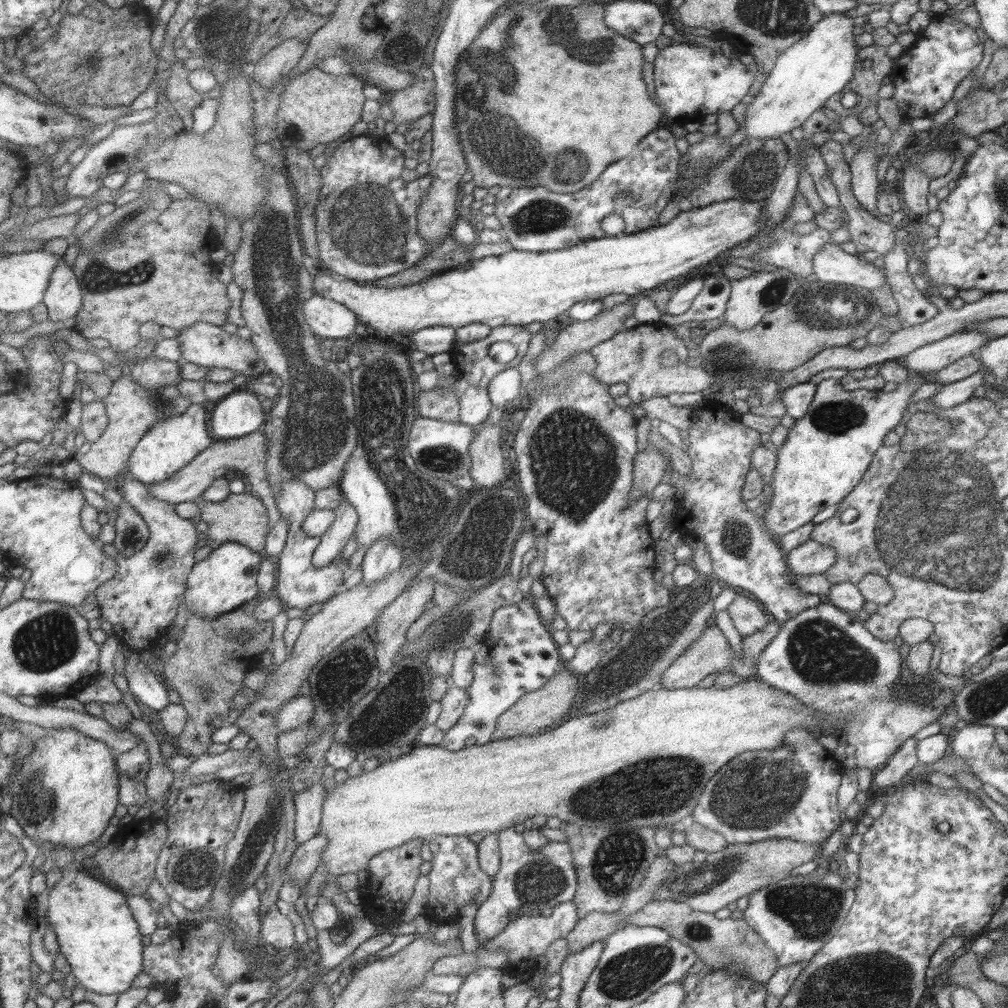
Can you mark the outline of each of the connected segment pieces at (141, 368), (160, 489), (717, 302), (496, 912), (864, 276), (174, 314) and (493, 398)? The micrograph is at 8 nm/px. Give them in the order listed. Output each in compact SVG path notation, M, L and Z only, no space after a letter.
M151 354L135 361L130 368L130 377L148 391L156 391L165 385L175 385L179 380L179 363L162 361Z
M261 428L250 432L249 434L230 439L221 439L213 441L207 448L204 448L197 456L194 456L183 468L174 472L167 480L161 483L153 483L147 486L147 492L151 498L156 501L167 502L173 506L181 502L196 501L203 492L215 481L221 478L225 472L234 472L237 477L247 478L247 484L251 492L255 492L260 502L267 510L267 528L268 530L279 522L280 515L275 507L274 496L269 490L267 484L267 471L265 461L267 458L267 439Z
M716 274L709 275L704 278L702 290L683 314L661 314L658 322L669 326L723 318L730 291L730 281L727 278Z
M513 827L498 832L498 845L500 850L500 863L497 872L493 874L489 896L478 905L474 915L474 934L479 946L488 938L495 936L513 918L509 916L509 910L518 910L520 913L535 916L540 914L545 907L553 908L557 904L572 900L576 886L576 874L572 865L572 858L569 845L565 842L553 842L549 840L543 848L538 851L531 850L524 841L521 833L514 831Z
M830 241L815 252L812 269L820 282L855 286L869 293L881 288L885 279L883 268L875 267L859 254L845 253Z
M171 200L153 222L148 222L121 242L107 246L99 253L95 250L91 250L91 254L79 252L72 271L78 280L82 300L72 329L84 339L104 338L111 350L127 352L140 341L139 325L147 321L176 330L189 328L196 322L220 327L225 324L230 303L226 283L218 279L221 269L209 259L209 253L220 246L209 221L209 210L205 203Z
M509 367L496 374L487 385L488 397L495 408L505 409L505 404L511 402L519 396L520 390L520 372L515 367Z

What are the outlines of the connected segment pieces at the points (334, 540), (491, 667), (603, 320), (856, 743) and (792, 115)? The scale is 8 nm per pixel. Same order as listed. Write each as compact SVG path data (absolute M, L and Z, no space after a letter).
M345 499L339 501L339 505L335 506L333 512L335 512L335 519L327 531L319 537L319 544L313 550L311 558L311 565L321 571L325 566L331 565L335 557L343 551L349 537L354 534L357 524L357 513Z
M530 594L519 602L494 610L488 629L482 640L471 647L474 650L474 679L465 688L467 704L457 722L444 732L443 741L439 744L451 752L487 744L499 715L523 694L541 688L563 663L551 630L539 616Z
M635 296L629 297L623 304L602 310L589 320L573 321L571 324L559 330L553 343L550 346L545 346L534 358L536 373L539 376L546 374L546 372L550 372L550 370L562 362L562 360L570 358L570 356L579 352L589 351L592 346L611 338L616 332L619 332L619 328L621 328L621 324L623 324L625 318L632 316L633 304L636 298Z
M823 599L821 603L817 606L812 606L811 608L802 610L797 613L794 618L789 621L781 623L781 628L777 632L777 635L771 639L771 642L767 643L767 646L763 649L763 652L758 656L756 662L755 678L761 679L766 682L769 686L774 686L779 690L784 690L789 694L792 694L796 699L799 699L803 704L812 706L816 708L817 712L825 712L833 716L843 718L845 720L845 726L842 728L843 734L841 741L844 744L849 744L854 746L854 758L856 767L853 769L853 773L858 769L866 768L871 771L881 769L888 758L901 746L902 742L905 742L906 738L911 738L920 728L929 724L930 722L935 722L938 720L939 716L949 710L954 705L954 696L952 689L940 689L936 695L932 698L931 702L919 704L918 702L902 700L901 695L897 695L898 684L897 676L899 674L899 664L901 664L901 656L899 655L898 646L896 646L893 641L883 642L881 639L875 638L863 626L863 622L859 622L852 614L846 613L845 611L835 608L827 600Z
M845 14L823 15L803 38L779 54L761 89L746 106L744 123L737 123L745 130L743 140L778 138L783 132L801 126L830 96L841 92L851 81L859 50L853 40L854 25L855 20Z

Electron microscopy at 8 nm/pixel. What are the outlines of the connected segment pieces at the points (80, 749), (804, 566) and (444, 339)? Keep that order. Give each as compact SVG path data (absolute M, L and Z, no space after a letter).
M49 728L49 735L31 740L35 749L25 757L18 757L13 775L3 790L11 796L11 815L28 836L39 847L65 846L81 848L95 842L108 825L109 818L117 806L117 785L119 772L115 765L110 747L104 742L93 740L68 728Z
M806 540L784 556L788 571L801 576L823 575L835 564L835 550L814 540Z
M427 326L413 331L407 337L408 349L432 355L438 352L448 352L455 344L455 329L452 326Z

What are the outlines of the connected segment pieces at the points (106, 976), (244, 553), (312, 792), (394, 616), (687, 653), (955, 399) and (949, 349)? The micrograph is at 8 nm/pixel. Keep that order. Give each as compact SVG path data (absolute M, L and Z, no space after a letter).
M72 863L61 868L62 877L48 890L48 909L46 922L56 934L58 950L65 957L70 967L70 974L76 982L91 993L101 996L119 995L127 991L133 979L142 972L141 962L143 940L126 903L126 894L97 881L97 879L81 871L79 866Z
M223 543L211 550L207 558L193 565L187 576L182 599L188 612L205 620L213 620L250 601L259 591L256 580L260 562L259 554L238 543Z
M314 782L307 790L306 795L294 796L294 841L301 844L319 830L324 801L324 787L321 782Z
M435 579L417 581L411 587L405 587L385 607L373 625L373 639L376 649L374 656L377 664L391 664L396 660L395 654L406 641L407 629L425 610L424 604L431 601Z
M713 621L703 630L703 634L691 642L687 648L665 669L661 674L660 682L663 689L671 690L678 688L691 688L697 685L699 680L703 680L707 674L723 672L730 666L731 659L735 655L727 638L723 636L717 624Z
M981 367L977 372L962 378L944 384L937 392L929 398L929 402L935 405L938 409L951 408L965 402L969 397L975 396L974 390L981 385L984 385L983 372L987 369Z
M967 328L920 346L898 361L909 372L929 375L949 366L962 356L974 354L989 339L988 334Z

